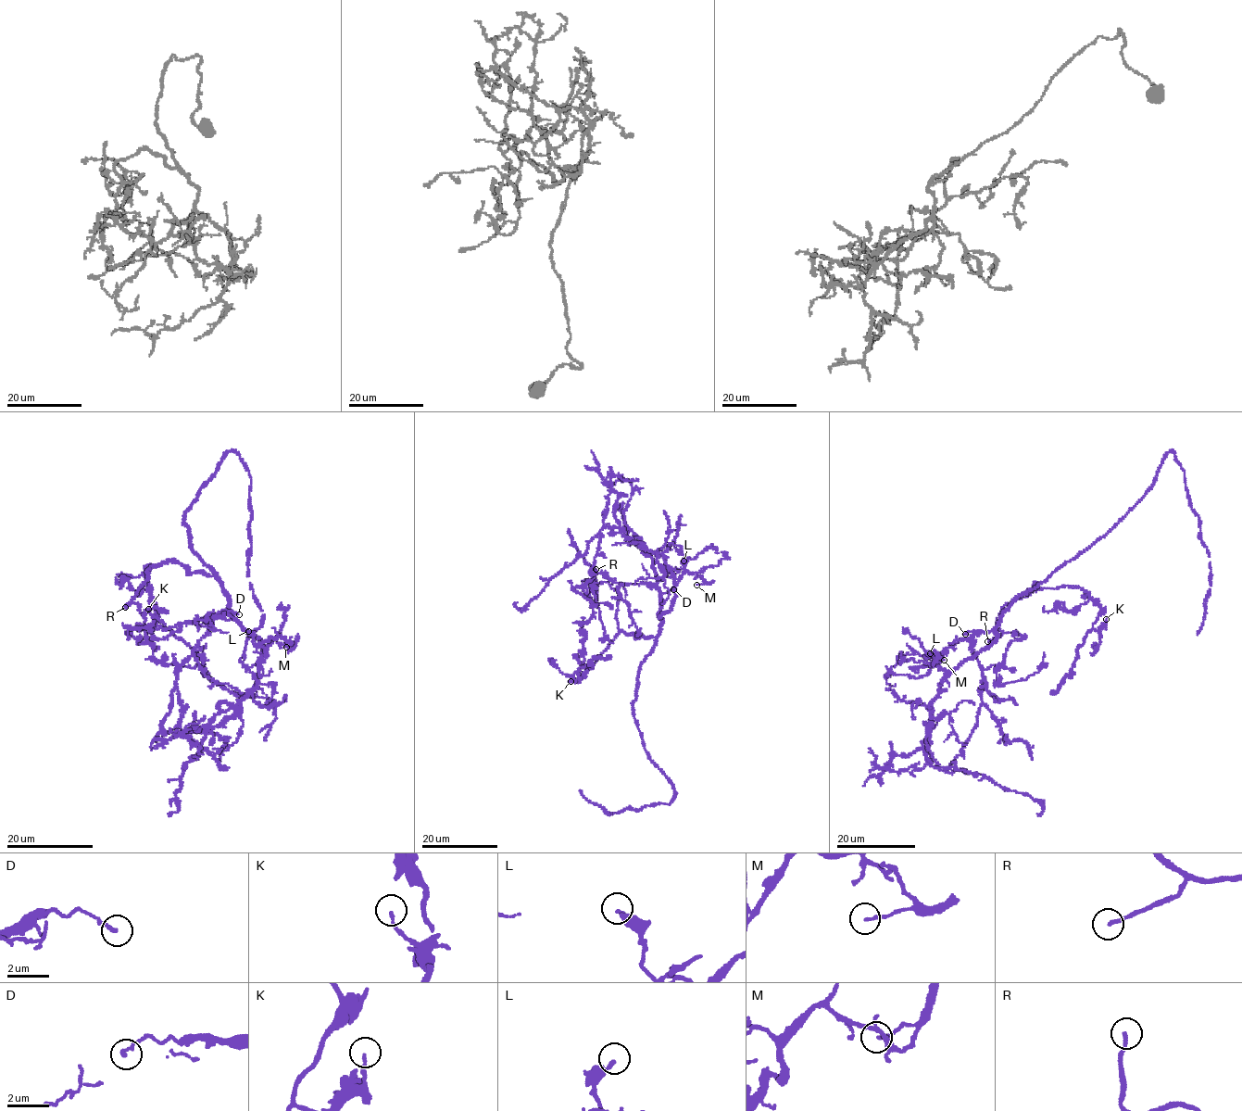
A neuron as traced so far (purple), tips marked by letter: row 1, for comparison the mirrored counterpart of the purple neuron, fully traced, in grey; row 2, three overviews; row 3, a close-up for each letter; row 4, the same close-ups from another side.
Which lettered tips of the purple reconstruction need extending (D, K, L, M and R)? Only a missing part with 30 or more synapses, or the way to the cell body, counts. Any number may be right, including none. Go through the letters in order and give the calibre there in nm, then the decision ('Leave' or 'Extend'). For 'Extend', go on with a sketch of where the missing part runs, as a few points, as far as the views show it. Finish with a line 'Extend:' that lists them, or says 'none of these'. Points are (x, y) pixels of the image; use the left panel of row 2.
D: Thickness 150 nm. Leave
K: Thickness 130 nm. Leave
L: Thickness 150 nm. Leave
M: Thickness 130 nm. Leave
R: Thickness 150 nm. Extend. Course of what is missing: (125, 607), (123, 604), (119, 610), (121, 614), (118, 625), (128, 650), (123, 671), (134, 672)
Extend: R

